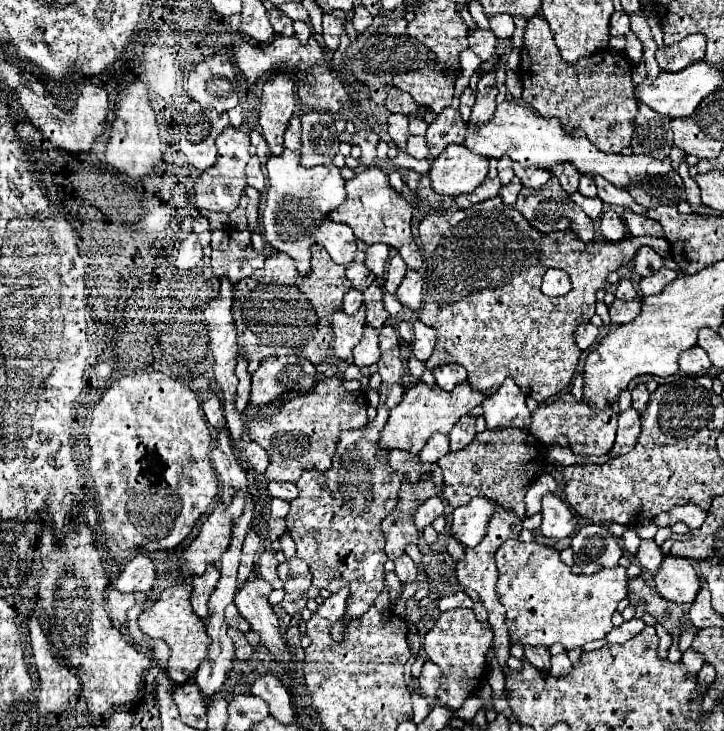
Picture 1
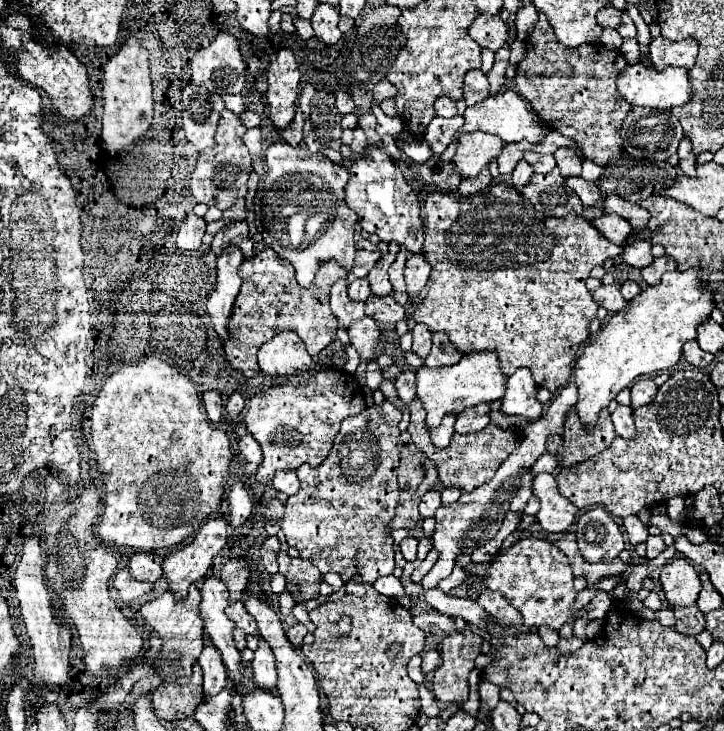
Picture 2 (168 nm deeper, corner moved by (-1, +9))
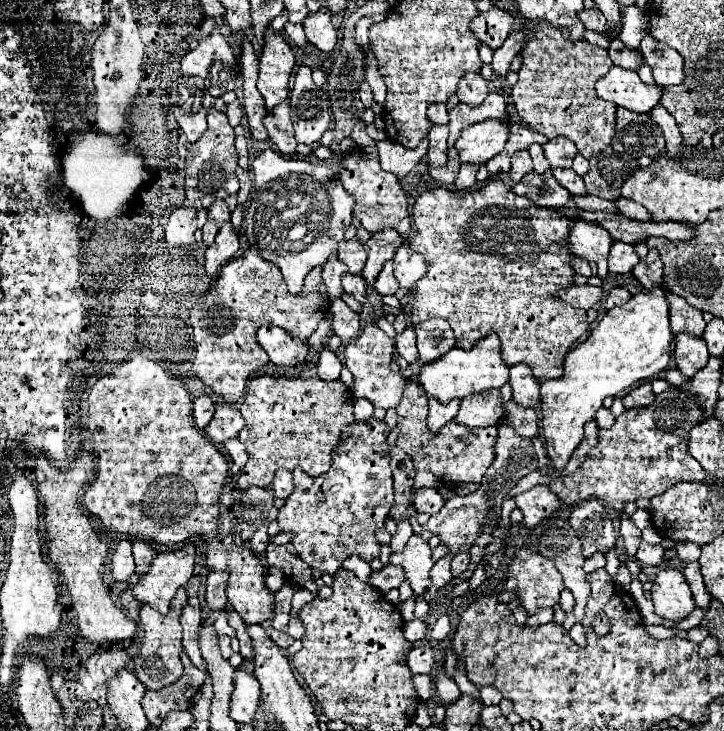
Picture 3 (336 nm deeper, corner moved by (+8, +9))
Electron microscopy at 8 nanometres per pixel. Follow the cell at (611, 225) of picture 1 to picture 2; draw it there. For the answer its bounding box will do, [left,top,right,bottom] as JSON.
[591,214,631,244]

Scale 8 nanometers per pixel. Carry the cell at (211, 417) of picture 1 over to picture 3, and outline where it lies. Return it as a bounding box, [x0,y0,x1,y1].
[194,396,214,428]

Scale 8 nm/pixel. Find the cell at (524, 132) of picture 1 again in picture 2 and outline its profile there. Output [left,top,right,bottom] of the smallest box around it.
[432,90,547,161]

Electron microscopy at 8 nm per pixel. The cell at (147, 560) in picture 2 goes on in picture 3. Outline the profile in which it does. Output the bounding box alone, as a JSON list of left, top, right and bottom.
[132,540,156,576]

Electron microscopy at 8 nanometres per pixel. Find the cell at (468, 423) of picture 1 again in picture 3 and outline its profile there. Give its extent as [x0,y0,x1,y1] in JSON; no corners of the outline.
[454,390,502,428]

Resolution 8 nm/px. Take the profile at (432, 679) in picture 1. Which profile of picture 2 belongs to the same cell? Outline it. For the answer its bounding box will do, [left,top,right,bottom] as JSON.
[421,650,439,674]

